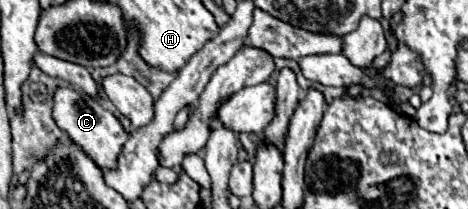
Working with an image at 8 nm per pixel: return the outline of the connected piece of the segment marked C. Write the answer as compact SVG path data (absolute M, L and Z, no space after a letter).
M58 86L54 92L54 108L52 108L52 118L56 126L70 136L70 140L80 146L86 156L90 156L100 168L116 168L116 158L128 140L128 132L122 128L118 118L104 110L100 102L92 100L88 94L78 92L70 86Z

